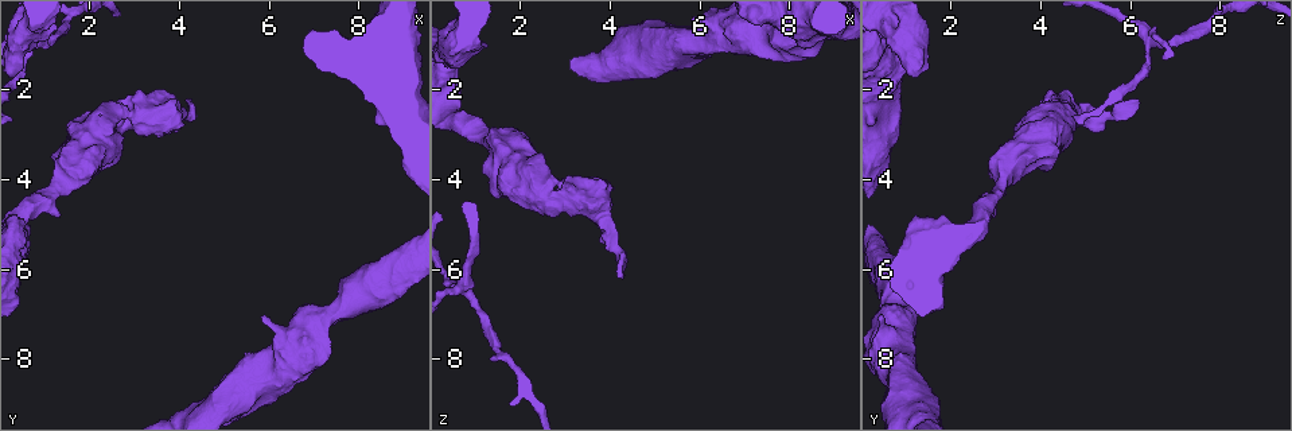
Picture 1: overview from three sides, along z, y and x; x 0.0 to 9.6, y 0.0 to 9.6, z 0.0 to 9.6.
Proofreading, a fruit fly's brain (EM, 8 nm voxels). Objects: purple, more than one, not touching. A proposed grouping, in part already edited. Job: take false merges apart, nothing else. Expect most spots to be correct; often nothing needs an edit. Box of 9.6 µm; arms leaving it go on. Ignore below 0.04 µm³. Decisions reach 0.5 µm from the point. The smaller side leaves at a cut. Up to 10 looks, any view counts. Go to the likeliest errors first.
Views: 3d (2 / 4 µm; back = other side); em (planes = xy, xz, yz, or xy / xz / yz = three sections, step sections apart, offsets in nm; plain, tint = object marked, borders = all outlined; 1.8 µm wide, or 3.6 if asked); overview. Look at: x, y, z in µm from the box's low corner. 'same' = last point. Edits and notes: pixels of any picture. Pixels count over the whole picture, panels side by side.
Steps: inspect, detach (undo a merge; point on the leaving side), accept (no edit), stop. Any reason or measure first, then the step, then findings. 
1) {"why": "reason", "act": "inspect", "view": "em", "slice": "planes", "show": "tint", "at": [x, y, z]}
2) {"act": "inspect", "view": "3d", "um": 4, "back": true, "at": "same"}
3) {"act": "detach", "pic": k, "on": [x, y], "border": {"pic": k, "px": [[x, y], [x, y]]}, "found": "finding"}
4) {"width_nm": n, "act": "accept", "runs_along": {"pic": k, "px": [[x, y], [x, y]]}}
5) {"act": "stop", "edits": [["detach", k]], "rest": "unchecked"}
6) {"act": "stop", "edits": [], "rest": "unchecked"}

{"why": "four or more arms meet", "act": "inspect", "view": "em", "slice": "planes", "show": "tint", "at": [0.70, 0.90, 6.45]}

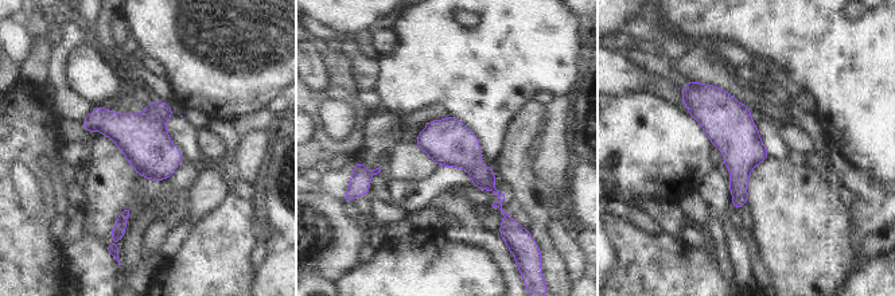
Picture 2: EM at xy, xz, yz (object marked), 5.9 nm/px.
{"act": "accept", "found": "continuous, no second neuron"}

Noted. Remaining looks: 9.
{"why": "calibre changes", "act": "inspect", "view": "em", "um": 3.6, "slice": "xz", "step": 8, "show": "tint", "at": [6.50, 7.65, 0.60]}

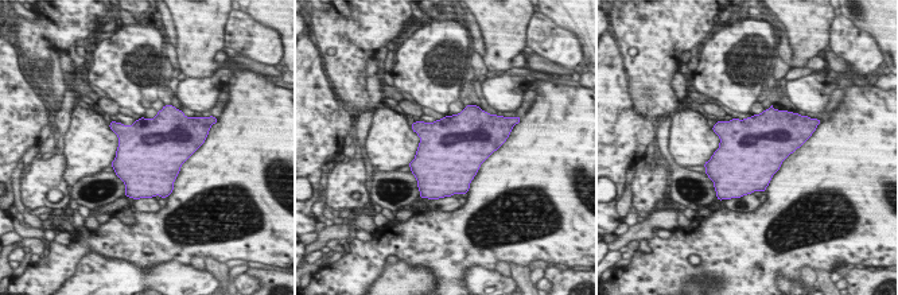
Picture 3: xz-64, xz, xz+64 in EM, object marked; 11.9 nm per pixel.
{"why": "another direction", "act": "inspect", "view": "em", "um": 3.6, "slice": "planes", "show": "tint", "at": "same"}

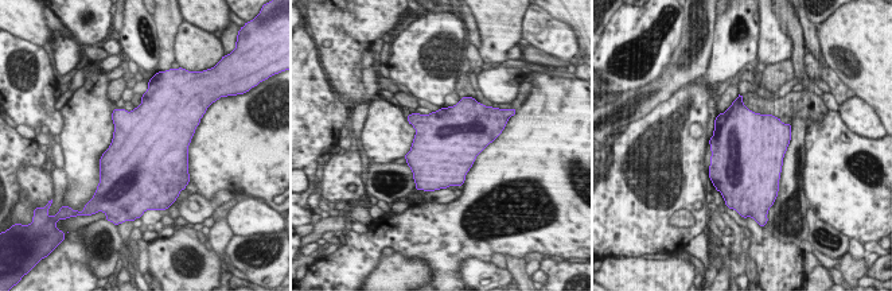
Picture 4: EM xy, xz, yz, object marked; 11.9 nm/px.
{"act": "accept", "found": "all the same neuron"}

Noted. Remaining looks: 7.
{"why": "sharp bend", "act": "inspect", "view": "em", "um": 3.6, "slice": "planes", "show": "tint", "at": [3.35, 2.55, 4.35]}

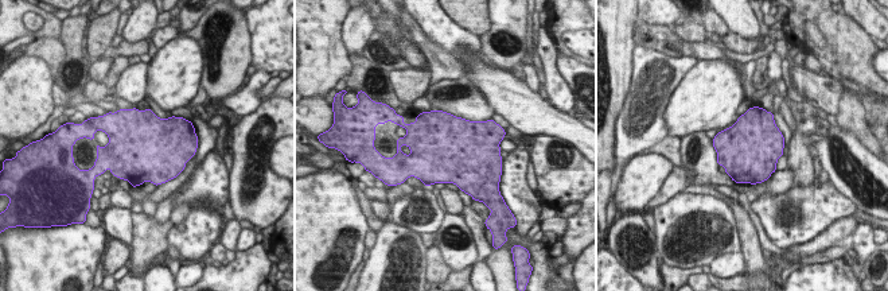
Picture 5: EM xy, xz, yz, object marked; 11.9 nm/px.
{"act": "accept", "found": "one neuron here"}

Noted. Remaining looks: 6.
{"act": "inspect", "view": "em", "um": 3.6, "slice": "yz", "step": 4, "show": "plain", "at": [1.60, 3.75, 3.25]}

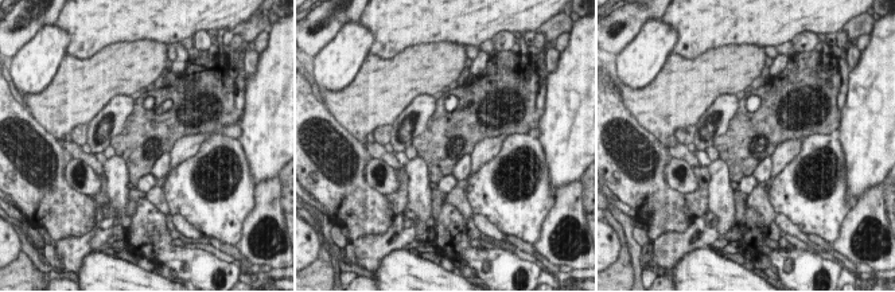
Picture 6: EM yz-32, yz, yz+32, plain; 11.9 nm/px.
{"act": "inspect", "view": "em", "um": 3.6, "slice": "yz", "step": 4, "show": "tint", "at": "same"}

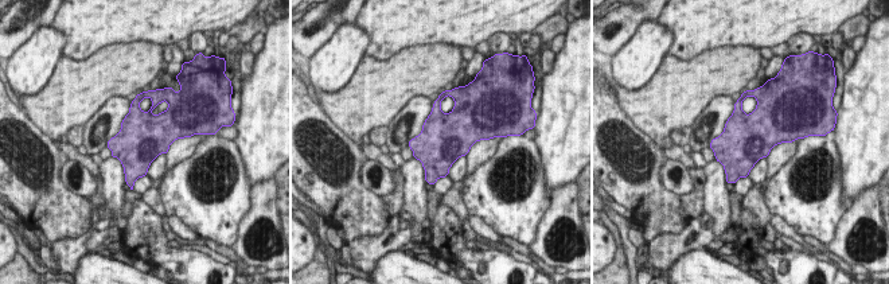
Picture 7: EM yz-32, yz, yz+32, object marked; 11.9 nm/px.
{"width_nm": 600, "act": "accept", "found": "all the same neuron"}

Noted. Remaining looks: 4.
{"act": "stop", "edits": [], "rest": "unchecked"}

